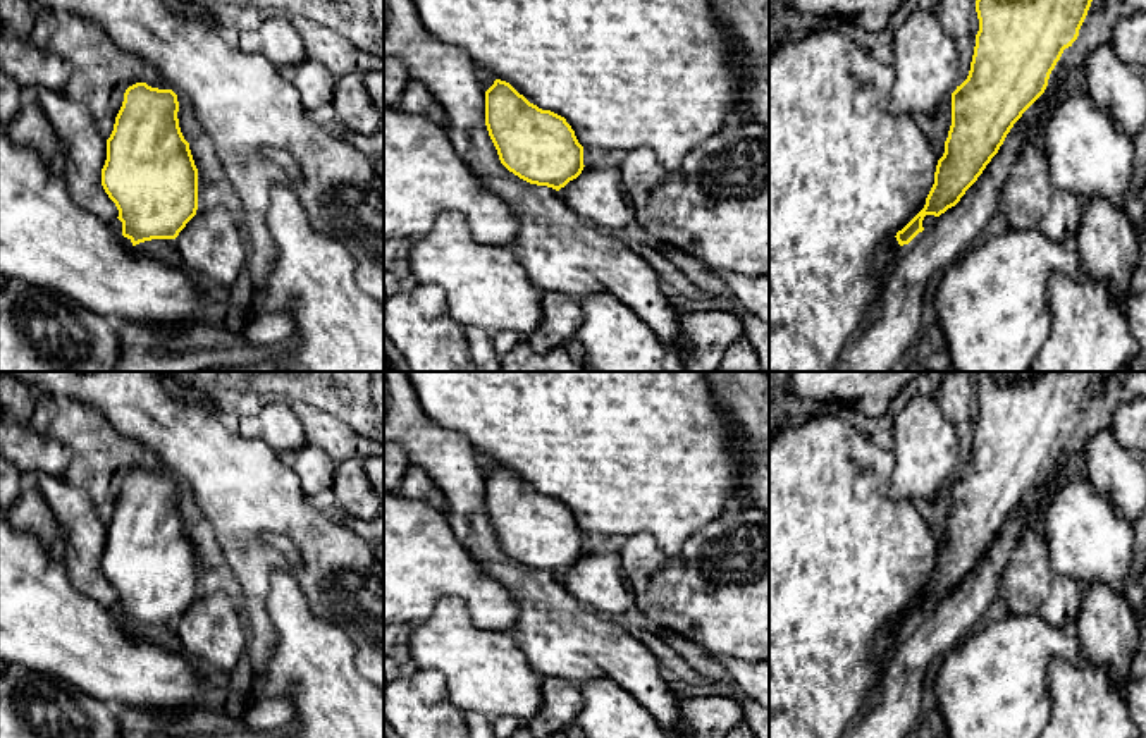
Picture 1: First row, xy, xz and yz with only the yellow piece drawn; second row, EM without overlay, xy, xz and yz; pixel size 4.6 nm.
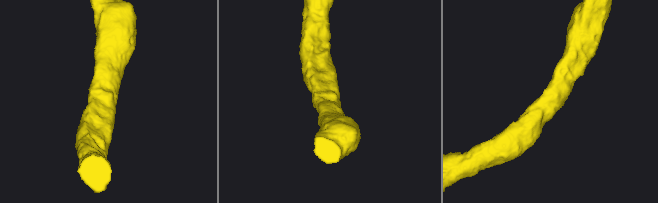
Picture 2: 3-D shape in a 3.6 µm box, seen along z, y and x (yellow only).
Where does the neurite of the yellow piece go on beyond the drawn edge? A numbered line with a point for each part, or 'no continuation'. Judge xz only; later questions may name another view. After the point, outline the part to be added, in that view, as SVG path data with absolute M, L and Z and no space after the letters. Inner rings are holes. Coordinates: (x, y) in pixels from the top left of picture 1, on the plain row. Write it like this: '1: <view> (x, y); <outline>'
no continuation

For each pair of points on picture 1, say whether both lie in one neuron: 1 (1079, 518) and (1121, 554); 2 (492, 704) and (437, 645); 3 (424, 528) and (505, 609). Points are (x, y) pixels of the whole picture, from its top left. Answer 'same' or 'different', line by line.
1: same
2: same
3: same

